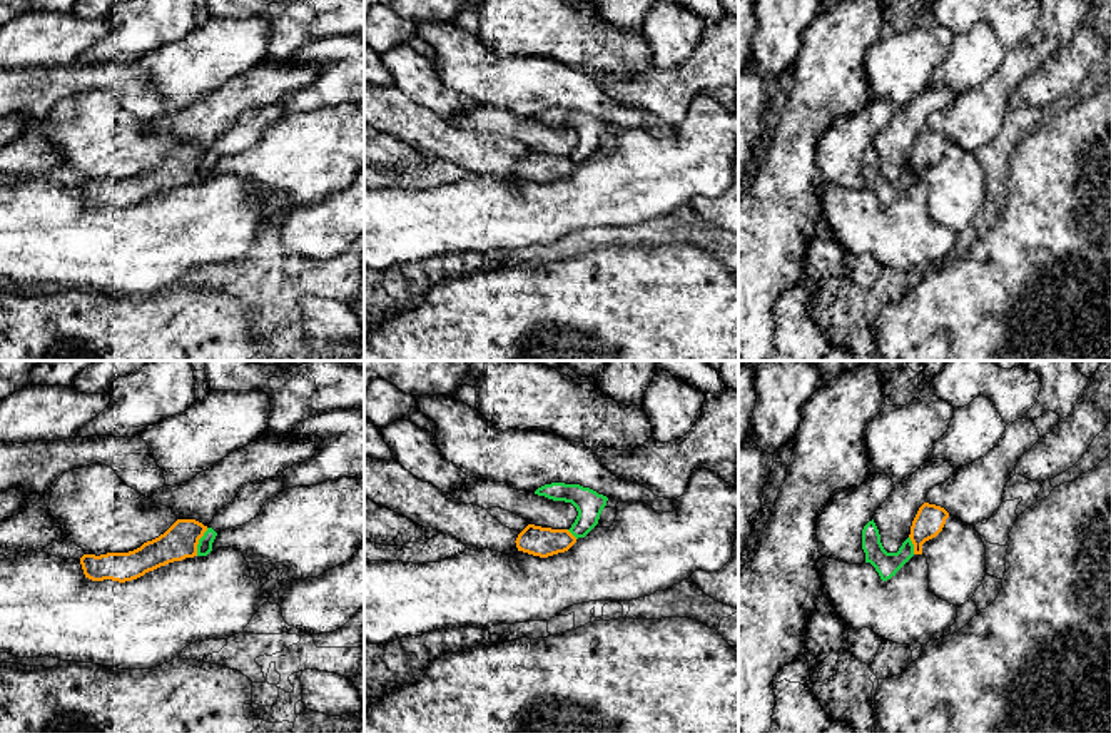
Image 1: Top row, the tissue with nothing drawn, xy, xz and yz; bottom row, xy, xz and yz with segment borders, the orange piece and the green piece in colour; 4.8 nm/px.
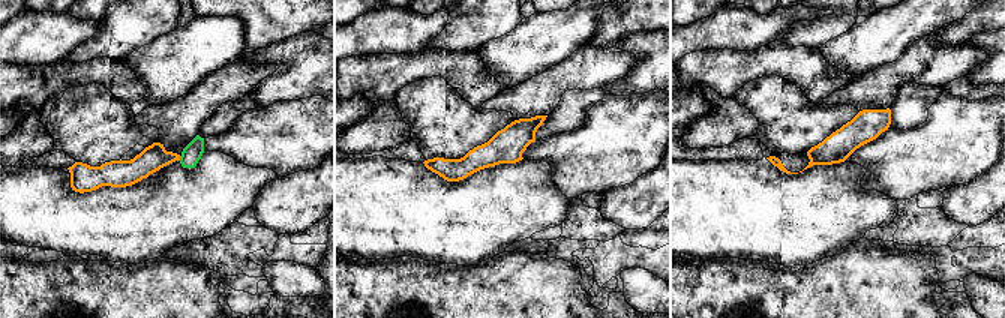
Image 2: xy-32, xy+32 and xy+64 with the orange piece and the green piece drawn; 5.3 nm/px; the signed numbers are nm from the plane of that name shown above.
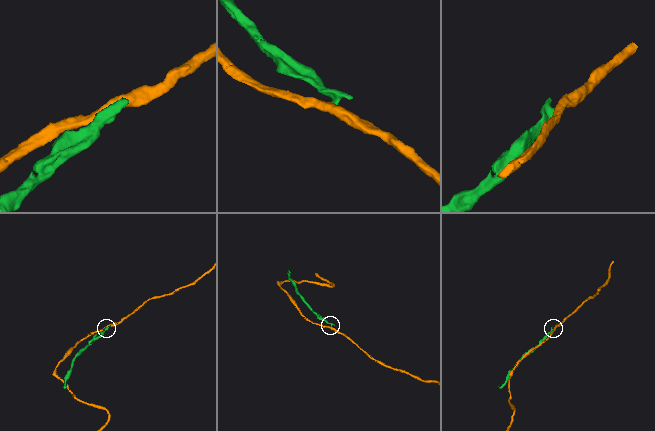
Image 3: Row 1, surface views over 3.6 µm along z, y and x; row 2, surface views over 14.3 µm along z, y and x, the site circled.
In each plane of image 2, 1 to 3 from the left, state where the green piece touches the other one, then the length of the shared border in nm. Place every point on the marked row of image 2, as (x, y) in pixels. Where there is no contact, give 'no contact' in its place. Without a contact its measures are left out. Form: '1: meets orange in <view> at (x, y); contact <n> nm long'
1: meets orange in xy-32 at (179, 158); contact 30 nm long
2: no contact
3: no contact

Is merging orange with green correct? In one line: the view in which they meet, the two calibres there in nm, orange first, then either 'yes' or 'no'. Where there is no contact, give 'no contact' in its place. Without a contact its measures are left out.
meets orange in xy; 170 nm thick on the orange side, 70 nm on the other; no

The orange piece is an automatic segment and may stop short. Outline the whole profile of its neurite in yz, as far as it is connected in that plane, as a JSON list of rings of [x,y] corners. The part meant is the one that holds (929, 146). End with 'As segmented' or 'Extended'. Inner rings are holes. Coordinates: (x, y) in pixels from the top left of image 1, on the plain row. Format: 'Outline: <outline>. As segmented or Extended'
Outline: [[[924,129],[911,152],[911,167],[914,170],[914,180],[922,180],[922,170],[936,164],[949,144],[949,139],[936,130]]]. As segmented

